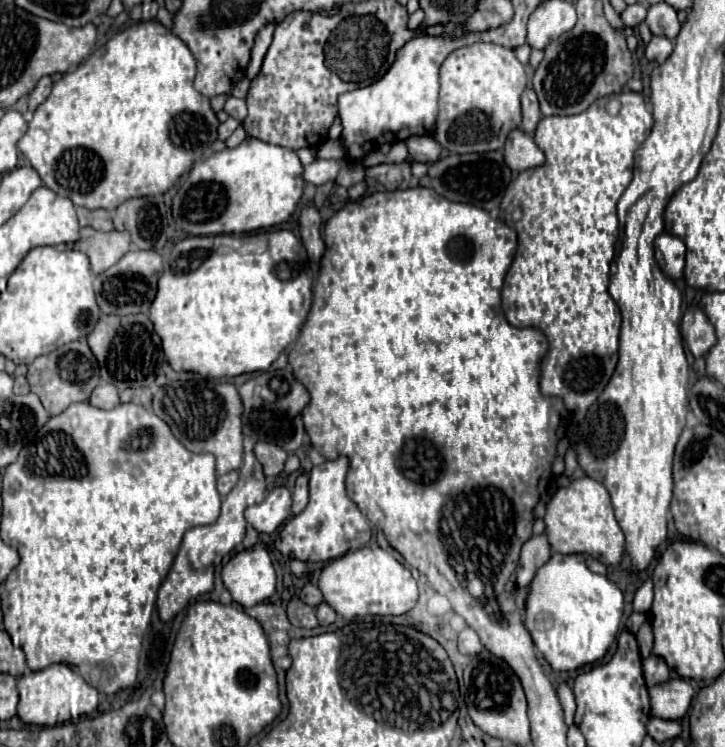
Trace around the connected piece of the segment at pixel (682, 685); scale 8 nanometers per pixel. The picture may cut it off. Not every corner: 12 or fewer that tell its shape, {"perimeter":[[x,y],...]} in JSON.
{"perimeter":[[684,678],[650,688],[650,716],[680,720],[694,688]]}

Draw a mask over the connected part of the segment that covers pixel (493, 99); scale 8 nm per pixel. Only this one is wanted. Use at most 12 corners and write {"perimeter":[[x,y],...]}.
{"perimeter":[[476,42],[440,68],[432,138],[500,150],[520,126],[524,66]]}

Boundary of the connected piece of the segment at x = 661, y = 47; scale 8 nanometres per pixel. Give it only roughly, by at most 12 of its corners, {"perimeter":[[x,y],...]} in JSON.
{"perimeter":[[652,36],[646,58],[662,64],[672,54],[674,44],[664,36]]}

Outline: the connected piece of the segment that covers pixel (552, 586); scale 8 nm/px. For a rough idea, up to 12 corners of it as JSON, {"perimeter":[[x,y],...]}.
{"perimeter":[[552,554],[524,624],[552,670],[604,658],[620,588]]}

